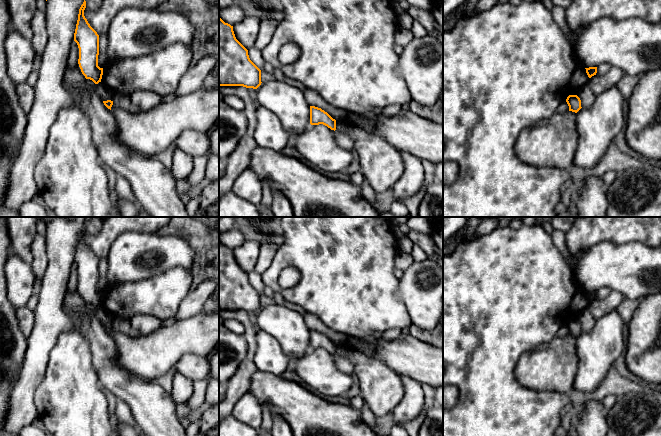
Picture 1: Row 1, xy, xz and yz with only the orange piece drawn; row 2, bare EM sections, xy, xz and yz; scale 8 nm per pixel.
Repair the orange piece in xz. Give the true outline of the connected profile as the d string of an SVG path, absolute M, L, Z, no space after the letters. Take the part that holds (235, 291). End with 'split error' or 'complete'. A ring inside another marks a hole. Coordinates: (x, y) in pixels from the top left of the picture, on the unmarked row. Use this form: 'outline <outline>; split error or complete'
outline M219 240L219 310L257 313L261 307L261 294L250 284L248 274L236 263L233 250Z; complete

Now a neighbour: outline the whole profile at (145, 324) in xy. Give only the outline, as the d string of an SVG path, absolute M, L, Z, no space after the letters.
M136 315L130 320L131 326L139 332L141 336L148 335L163 327L162 320L152 315Z

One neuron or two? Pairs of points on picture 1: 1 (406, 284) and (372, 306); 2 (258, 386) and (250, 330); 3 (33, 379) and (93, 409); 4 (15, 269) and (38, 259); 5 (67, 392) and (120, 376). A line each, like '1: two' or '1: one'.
1: two
2: two
3: two
4: two
5: two

